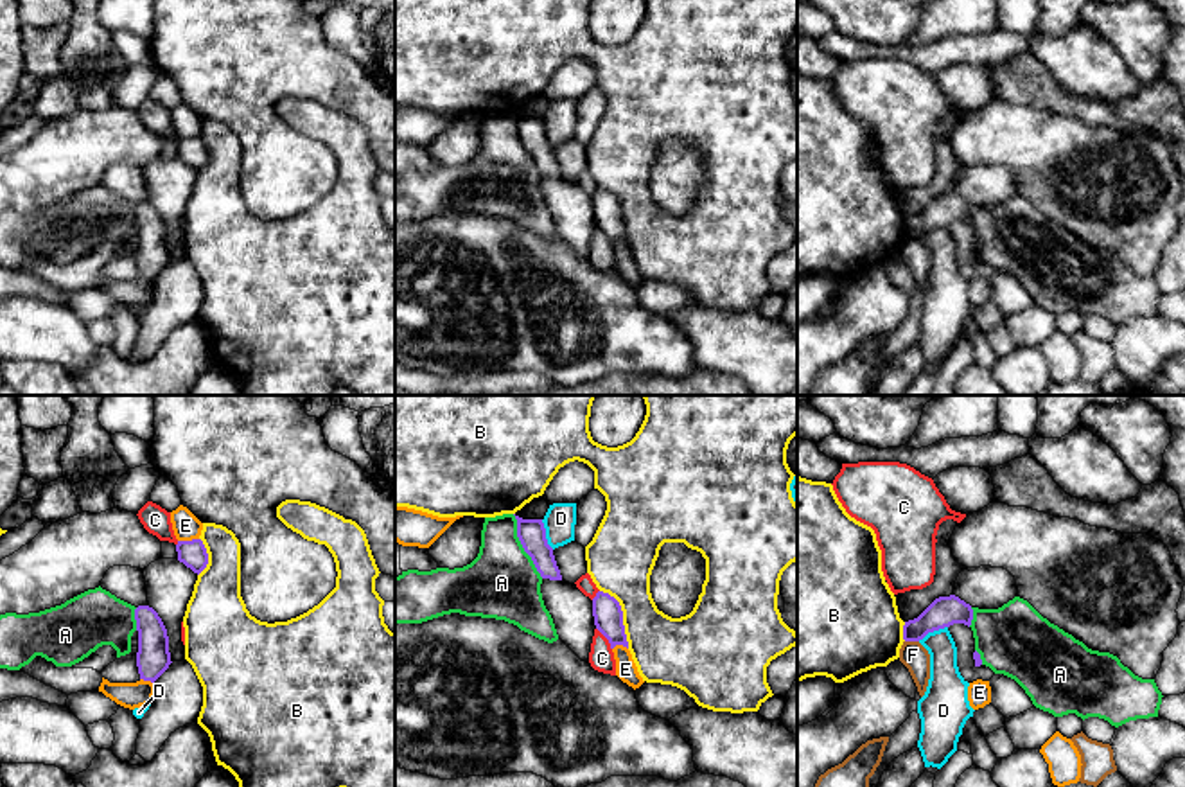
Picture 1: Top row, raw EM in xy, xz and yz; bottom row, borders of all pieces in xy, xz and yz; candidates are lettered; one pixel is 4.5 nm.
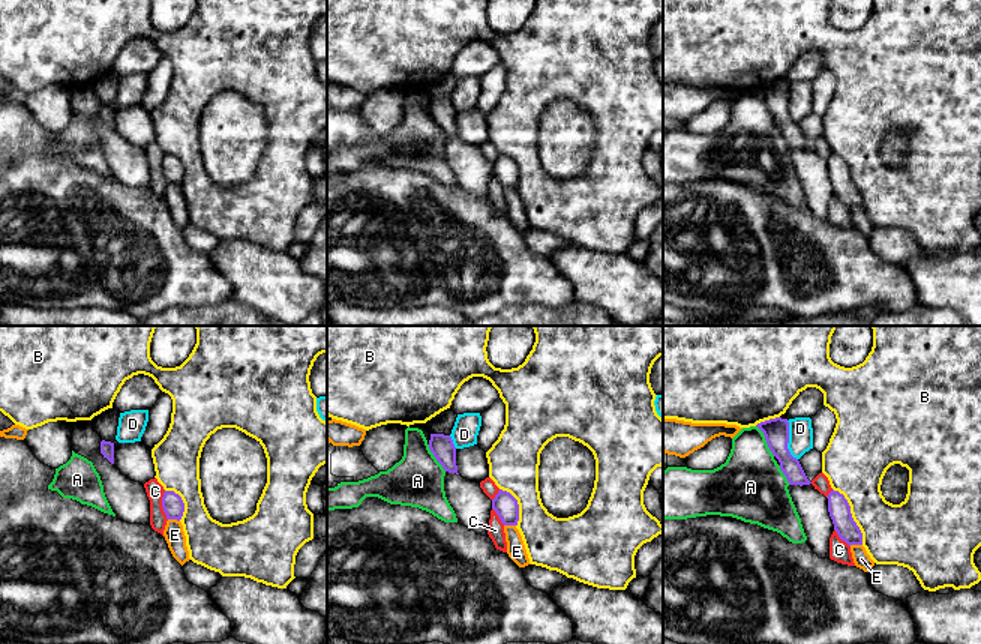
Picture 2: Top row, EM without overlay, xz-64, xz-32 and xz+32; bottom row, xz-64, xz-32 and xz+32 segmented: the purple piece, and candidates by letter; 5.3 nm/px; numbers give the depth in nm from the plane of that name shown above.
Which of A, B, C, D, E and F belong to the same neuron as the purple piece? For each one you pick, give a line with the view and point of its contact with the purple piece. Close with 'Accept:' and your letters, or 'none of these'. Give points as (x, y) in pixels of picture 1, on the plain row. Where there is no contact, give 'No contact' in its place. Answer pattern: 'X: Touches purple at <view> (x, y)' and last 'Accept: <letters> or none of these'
Accept: none of these

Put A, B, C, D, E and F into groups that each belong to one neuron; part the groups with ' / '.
A / B / C / D / E / F

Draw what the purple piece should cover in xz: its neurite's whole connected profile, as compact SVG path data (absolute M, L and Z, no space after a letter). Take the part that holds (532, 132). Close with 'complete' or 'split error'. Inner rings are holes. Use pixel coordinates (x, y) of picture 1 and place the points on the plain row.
M517 117L517 135L542 176L562 178L542 117Z; complete

